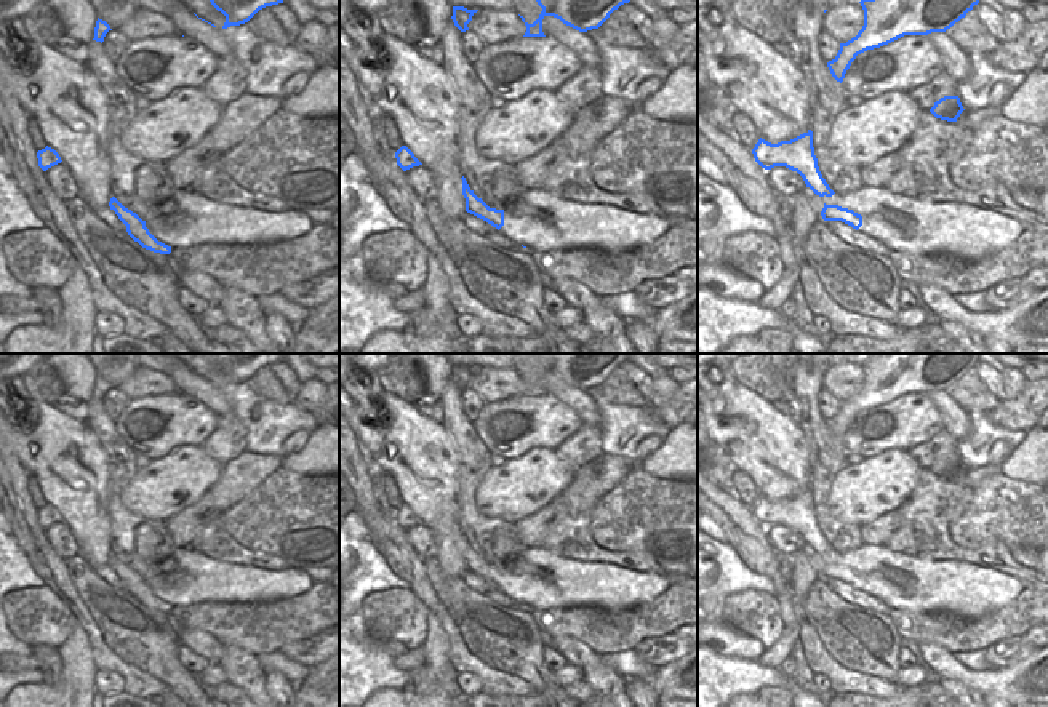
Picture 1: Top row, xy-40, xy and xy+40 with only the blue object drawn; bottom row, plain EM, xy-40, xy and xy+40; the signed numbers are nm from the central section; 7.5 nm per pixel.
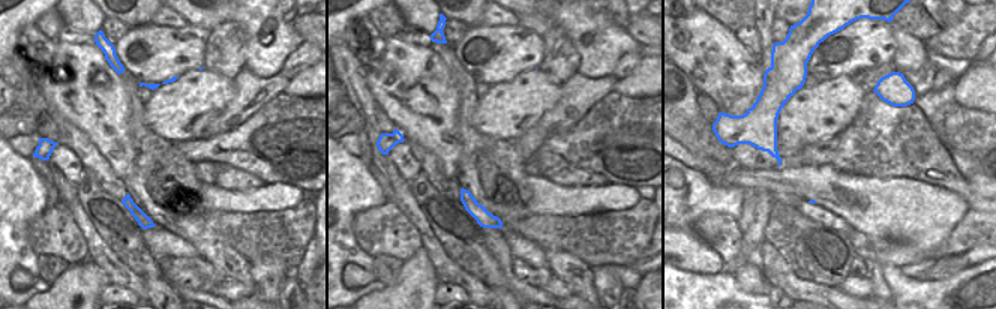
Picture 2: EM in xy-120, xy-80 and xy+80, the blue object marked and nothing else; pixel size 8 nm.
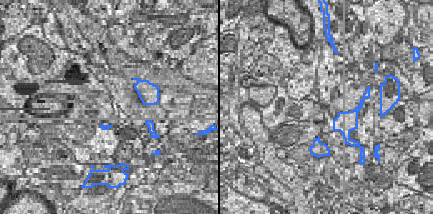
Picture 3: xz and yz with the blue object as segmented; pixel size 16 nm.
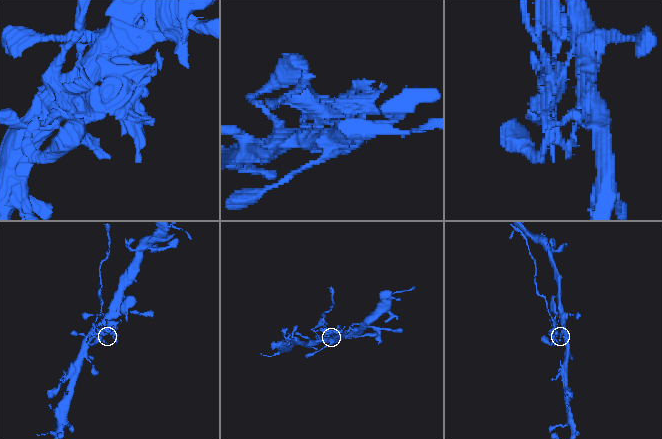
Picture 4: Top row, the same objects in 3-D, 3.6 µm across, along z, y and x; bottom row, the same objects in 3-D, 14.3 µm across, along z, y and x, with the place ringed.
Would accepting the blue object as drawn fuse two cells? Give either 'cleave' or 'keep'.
cleave

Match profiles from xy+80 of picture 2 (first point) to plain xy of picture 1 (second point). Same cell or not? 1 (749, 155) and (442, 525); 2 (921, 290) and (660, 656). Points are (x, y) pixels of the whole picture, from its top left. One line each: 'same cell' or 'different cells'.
1: different cells
2: different cells

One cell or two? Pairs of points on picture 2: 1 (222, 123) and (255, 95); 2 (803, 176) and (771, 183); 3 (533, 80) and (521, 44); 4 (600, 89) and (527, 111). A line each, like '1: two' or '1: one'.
1: one
2: one
3: two
4: two

